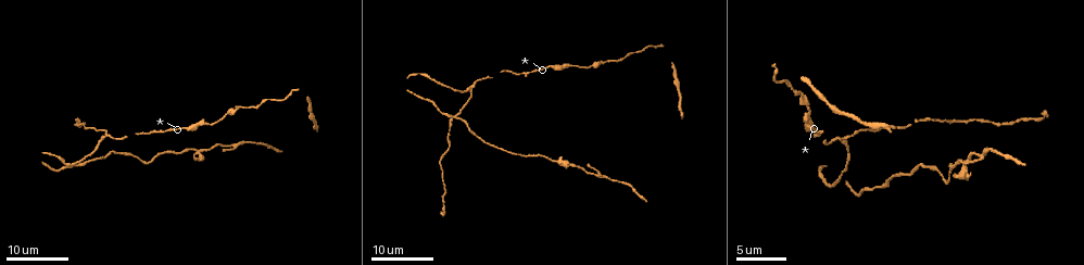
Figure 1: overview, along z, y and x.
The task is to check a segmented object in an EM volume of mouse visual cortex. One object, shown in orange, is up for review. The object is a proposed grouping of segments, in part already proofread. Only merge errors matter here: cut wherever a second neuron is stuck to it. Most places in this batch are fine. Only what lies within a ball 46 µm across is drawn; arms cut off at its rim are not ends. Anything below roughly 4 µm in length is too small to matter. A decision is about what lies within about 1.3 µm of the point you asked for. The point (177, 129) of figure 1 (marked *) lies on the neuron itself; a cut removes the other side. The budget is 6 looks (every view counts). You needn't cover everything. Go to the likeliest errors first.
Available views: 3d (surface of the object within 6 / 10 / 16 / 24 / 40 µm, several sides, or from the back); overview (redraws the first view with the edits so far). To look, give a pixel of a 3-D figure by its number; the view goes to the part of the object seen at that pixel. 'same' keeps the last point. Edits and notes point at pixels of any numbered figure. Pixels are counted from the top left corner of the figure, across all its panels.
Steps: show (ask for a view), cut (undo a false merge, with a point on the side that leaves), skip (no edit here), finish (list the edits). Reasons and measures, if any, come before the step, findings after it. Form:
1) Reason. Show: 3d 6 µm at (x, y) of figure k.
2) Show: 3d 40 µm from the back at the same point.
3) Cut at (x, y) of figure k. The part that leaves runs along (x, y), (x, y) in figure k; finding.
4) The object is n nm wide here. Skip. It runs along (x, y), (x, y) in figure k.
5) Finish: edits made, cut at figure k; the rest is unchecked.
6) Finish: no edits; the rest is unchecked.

Arms part here. Show: 3d 24 µm at (105, 135) of figure 1.

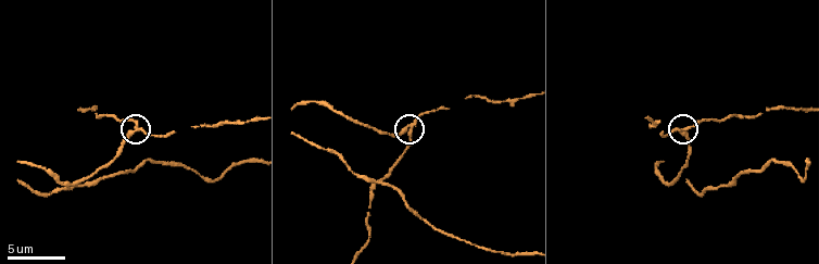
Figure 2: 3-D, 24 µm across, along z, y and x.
Show: 3d 10 µm at (408, 133) of figure 2.

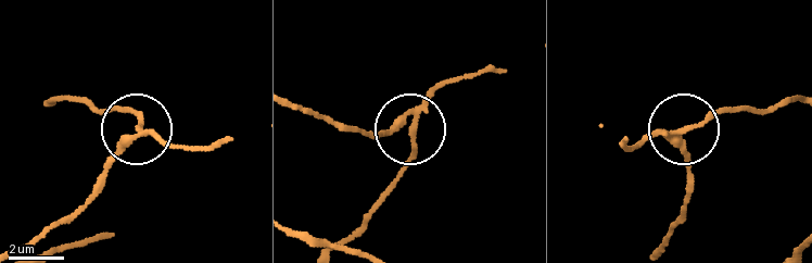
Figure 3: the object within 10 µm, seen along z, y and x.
Cut at (117, 157) of figure 3. The part that leaves runs along (141, 136), (74, 211), (25, 243) in figure 3; two neurons meet here.

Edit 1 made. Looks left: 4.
Show: overview.

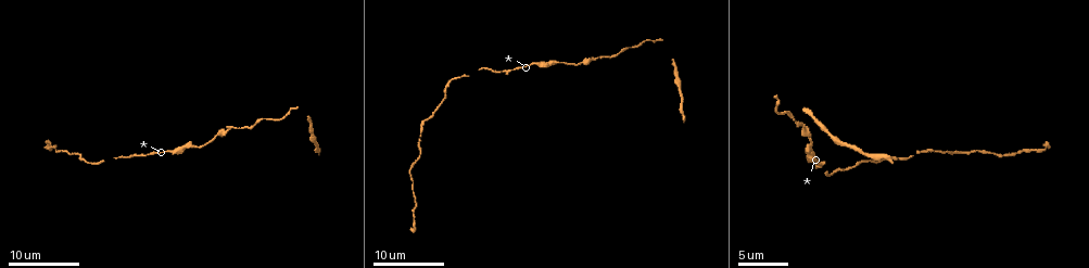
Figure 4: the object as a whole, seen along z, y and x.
Thick turns thin. Show: 3d 24 µm at (189, 146) of figure 4.

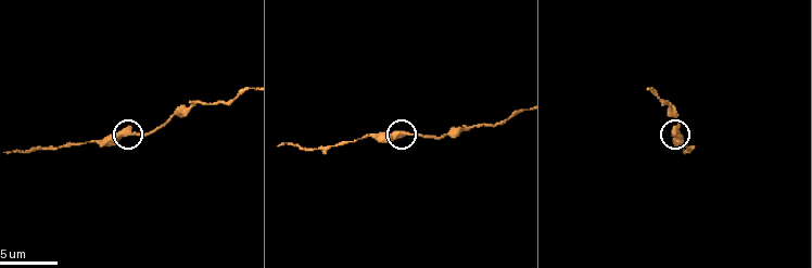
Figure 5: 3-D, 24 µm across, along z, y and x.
Show: 3d 6 µm at (401, 131) of figure 5.

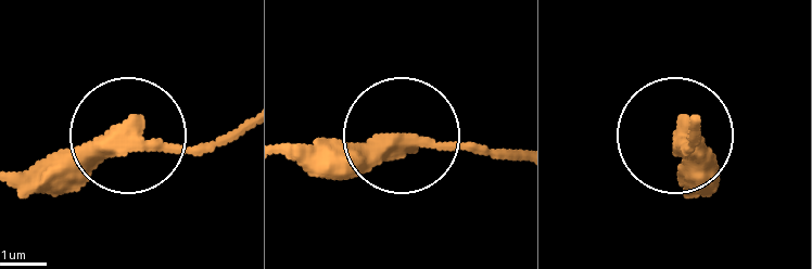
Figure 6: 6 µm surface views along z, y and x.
Show: 3d 6 µm from the back at (404, 144) of figure 6.

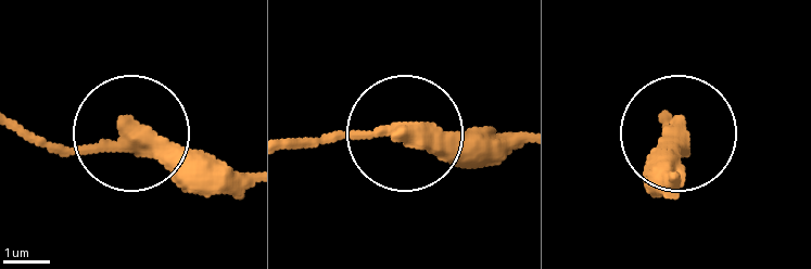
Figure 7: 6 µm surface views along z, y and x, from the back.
Skip. It runs along (518, 143), (331, 131), (301, 143) in figure 7; one neuron here.

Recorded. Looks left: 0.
Finish: edits made, cut at figure 3; the rest is unchecked.

